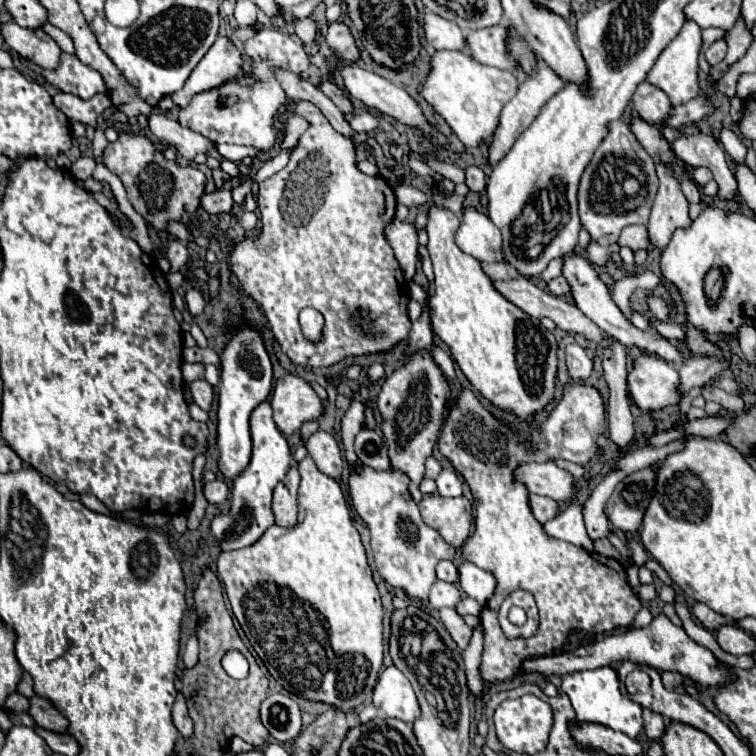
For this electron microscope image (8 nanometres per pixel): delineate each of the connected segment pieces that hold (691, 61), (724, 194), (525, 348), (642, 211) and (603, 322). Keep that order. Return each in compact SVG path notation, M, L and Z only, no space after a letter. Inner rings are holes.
M685 21L679 35L667 45L667 49L661 53L655 67L649 71L647 81L651 85L657 85L663 89L673 105L683 105L685 101L691 101L699 91L699 51L701 51L703 39L701 39L701 27L695 21Z
M679 135L671 143L673 153L689 167L707 167L719 183L719 197L731 201L737 193L737 181L729 171L725 151L711 135Z
M431 205L427 211L427 251L433 263L435 271L435 293L429 299L429 309L431 309L431 321L433 321L433 331L441 337L441 341L451 349L453 359L459 363L461 371L469 379L469 383L485 397L489 399L495 407L513 411L519 419L529 421L535 411L541 411L547 403L553 401L553 391L555 391L555 377L557 377L557 341L551 331L545 327L535 327L533 319L521 311L517 305L507 301L495 287L493 281L487 277L487 273L481 269L481 263L465 255L457 243L455 243L455 233L459 229L461 221L459 217L441 207L441 205Z
M625 119L613 121L609 135L597 147L591 163L587 165L581 177L579 185L581 225L599 245L613 245L617 243L621 229L635 223L645 225L649 221L649 211L655 193L657 193L655 159L635 139Z
M573 253L573 255L569 255L569 257L565 259L563 275L567 277L567 281L569 281L569 285L571 285L571 295L573 295L575 305L577 305L591 321L595 321L607 335L611 335L613 339L617 339L621 345L635 347L635 325L633 325L631 321L627 321L625 315L619 311L619 307L609 299L605 283L597 277L593 265L591 265L581 253Z

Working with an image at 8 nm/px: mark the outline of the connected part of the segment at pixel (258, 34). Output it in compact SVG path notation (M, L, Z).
M261 29L255 31L245 41L245 55L251 59L247 73L239 73L217 89L197 93L191 103L179 111L179 123L189 127L215 143L233 143L233 145L251 145L261 151L269 151L277 145L279 129L275 127L277 111L289 103L283 87L275 81L273 69L285 69L297 75L309 67L309 59L301 41L293 39L279 29Z

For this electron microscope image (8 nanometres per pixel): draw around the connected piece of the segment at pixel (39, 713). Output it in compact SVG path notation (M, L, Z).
M31 697L31 707L29 715L35 719L35 723L41 729L53 731L53 733L67 733L69 721L55 709L55 705L43 697Z

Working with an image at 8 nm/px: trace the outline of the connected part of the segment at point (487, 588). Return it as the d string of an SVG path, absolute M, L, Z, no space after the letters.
M461 563L459 567L459 583L463 587L463 591L473 597L475 601L479 601L481 605L485 605L493 591L495 591L495 577L493 573L479 569L473 563Z

